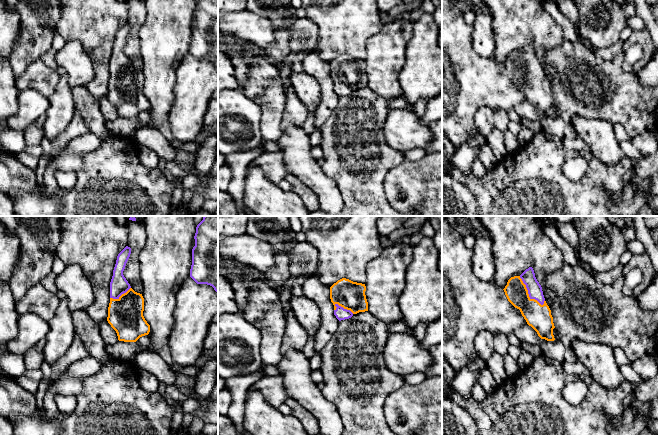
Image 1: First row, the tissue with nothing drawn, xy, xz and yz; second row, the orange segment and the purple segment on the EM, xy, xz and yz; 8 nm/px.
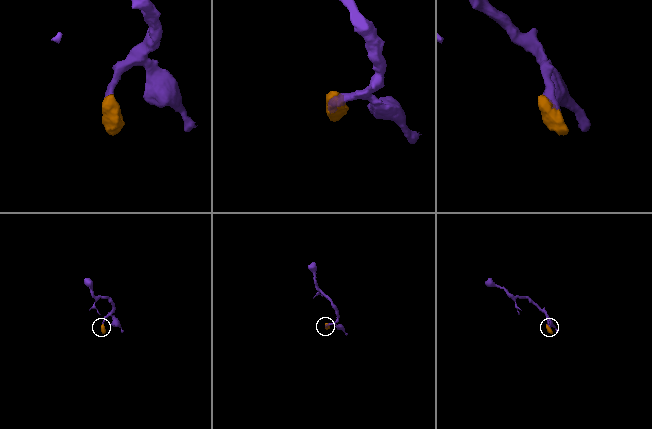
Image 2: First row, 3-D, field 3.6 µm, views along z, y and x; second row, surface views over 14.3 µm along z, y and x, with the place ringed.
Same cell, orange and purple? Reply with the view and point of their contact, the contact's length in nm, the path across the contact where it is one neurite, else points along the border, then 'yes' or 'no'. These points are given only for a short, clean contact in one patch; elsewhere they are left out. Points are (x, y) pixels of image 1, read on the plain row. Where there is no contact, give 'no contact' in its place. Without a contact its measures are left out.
contact yz (527, 69); length 300 nm; way yz (538, 92), (527, 69), (528, 53); yes

